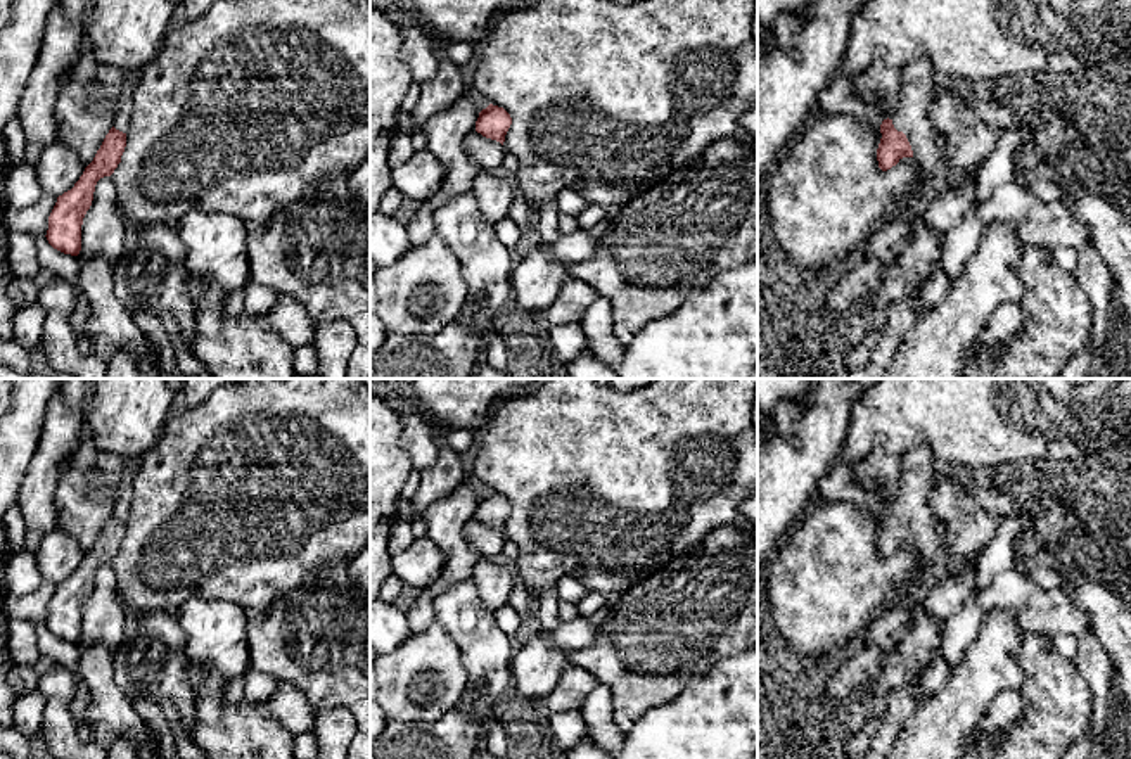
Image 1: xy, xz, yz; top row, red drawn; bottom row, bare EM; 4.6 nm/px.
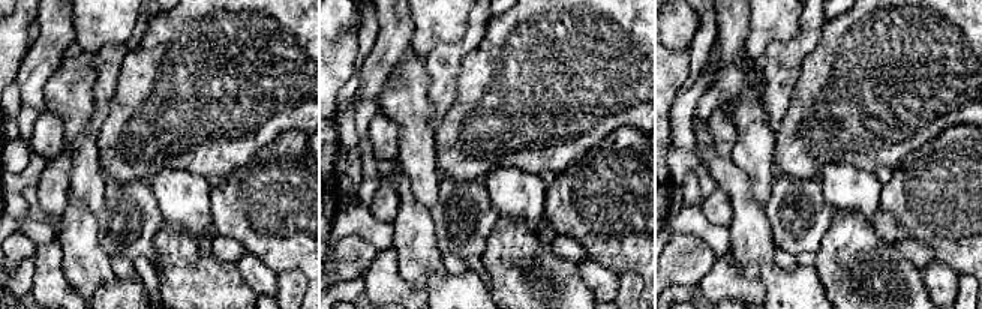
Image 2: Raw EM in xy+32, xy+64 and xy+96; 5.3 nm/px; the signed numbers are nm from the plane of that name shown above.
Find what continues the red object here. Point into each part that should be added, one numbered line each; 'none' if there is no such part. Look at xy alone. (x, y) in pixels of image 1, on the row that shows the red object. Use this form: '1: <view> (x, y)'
1: xy (121, 120)

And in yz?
1: yz (912, 116)

